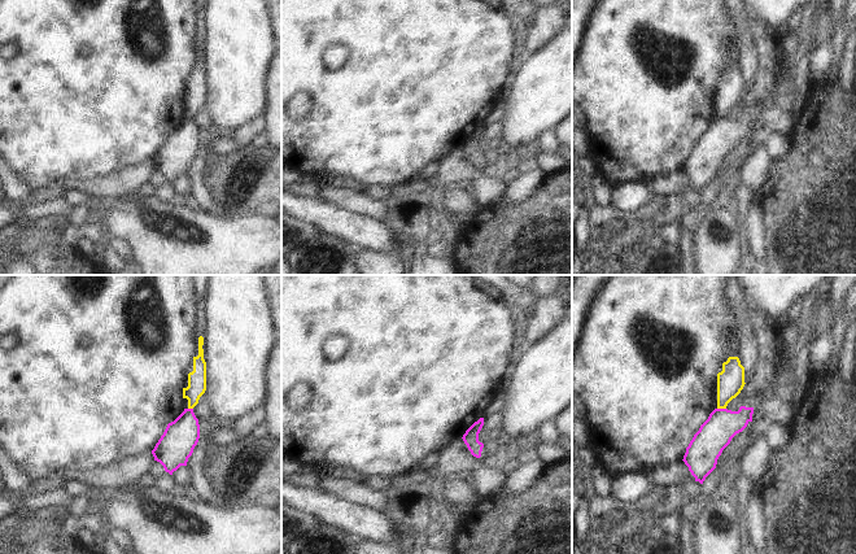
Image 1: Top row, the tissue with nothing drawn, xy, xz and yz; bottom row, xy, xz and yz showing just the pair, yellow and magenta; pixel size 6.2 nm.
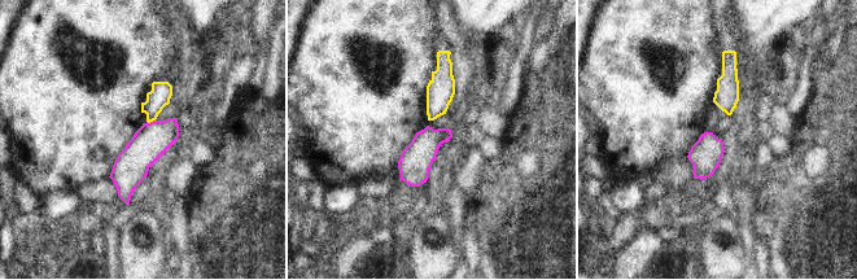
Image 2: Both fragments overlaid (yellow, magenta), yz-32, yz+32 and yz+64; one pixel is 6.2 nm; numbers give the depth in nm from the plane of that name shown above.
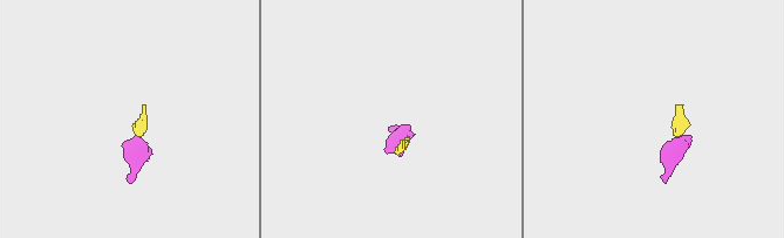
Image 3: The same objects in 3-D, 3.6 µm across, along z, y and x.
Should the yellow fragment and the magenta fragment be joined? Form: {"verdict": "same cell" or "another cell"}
{"verdict": "another cell"}

